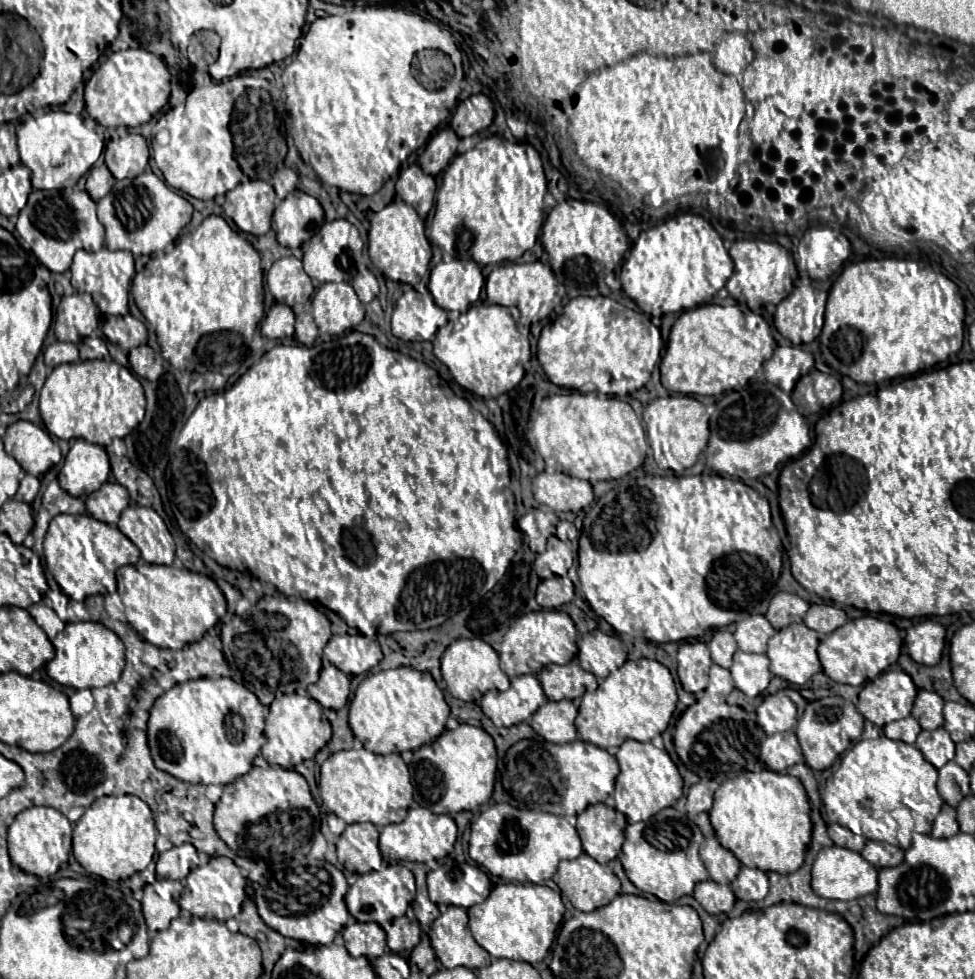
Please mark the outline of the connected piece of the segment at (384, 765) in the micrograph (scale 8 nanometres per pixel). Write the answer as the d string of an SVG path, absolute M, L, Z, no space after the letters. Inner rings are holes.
M341 750L331 754L321 764L321 778L318 781L323 806L343 818L347 824L371 822L375 826L397 824L405 820L405 814L413 802L413 784L408 766L399 754L373 754L361 750Z

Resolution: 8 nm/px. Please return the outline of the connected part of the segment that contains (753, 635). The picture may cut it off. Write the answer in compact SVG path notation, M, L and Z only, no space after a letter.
M747 614L735 626L735 640L741 652L763 654L767 650L769 638L775 634L775 628L769 624L769 620L759 614Z

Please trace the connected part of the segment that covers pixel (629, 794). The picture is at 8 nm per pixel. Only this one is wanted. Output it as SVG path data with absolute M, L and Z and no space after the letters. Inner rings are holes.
M625 740L615 754L619 762L619 776L615 782L615 810L625 814L629 822L649 820L653 814L661 812L663 808L673 806L683 796L683 778L665 750L655 748L651 742L637 742Z

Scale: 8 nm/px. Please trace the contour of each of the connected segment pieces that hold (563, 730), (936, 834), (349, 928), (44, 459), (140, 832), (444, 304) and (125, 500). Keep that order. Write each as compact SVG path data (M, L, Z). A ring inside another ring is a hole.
M571 700L547 702L531 718L531 728L547 742L573 742L577 738L575 728L577 706Z
M943 804L939 816L933 822L931 836L933 838L951 838L951 836L955 836L959 832L959 824L957 824L955 816L957 816L955 808L951 808L949 804Z
M351 920L343 930L343 938L345 938L347 952L355 958L367 956L369 960L373 960L373 958L379 958L381 954L385 954L385 950L387 950L385 932L375 922Z
M19 420L7 428L5 452L13 456L27 474L43 476L62 459L61 448L50 434L33 422Z
M129 794L103 796L73 824L73 854L89 874L119 882L149 866L155 854L155 838L157 828L151 810L141 798Z
M451 260L437 264L431 270L429 292L443 310L465 312L473 302L477 302L483 282L485 278L477 262Z
M105 482L97 492L89 494L87 498L87 510L93 518L107 522L107 524L117 524L121 512L129 506L129 492L125 486L117 482Z

